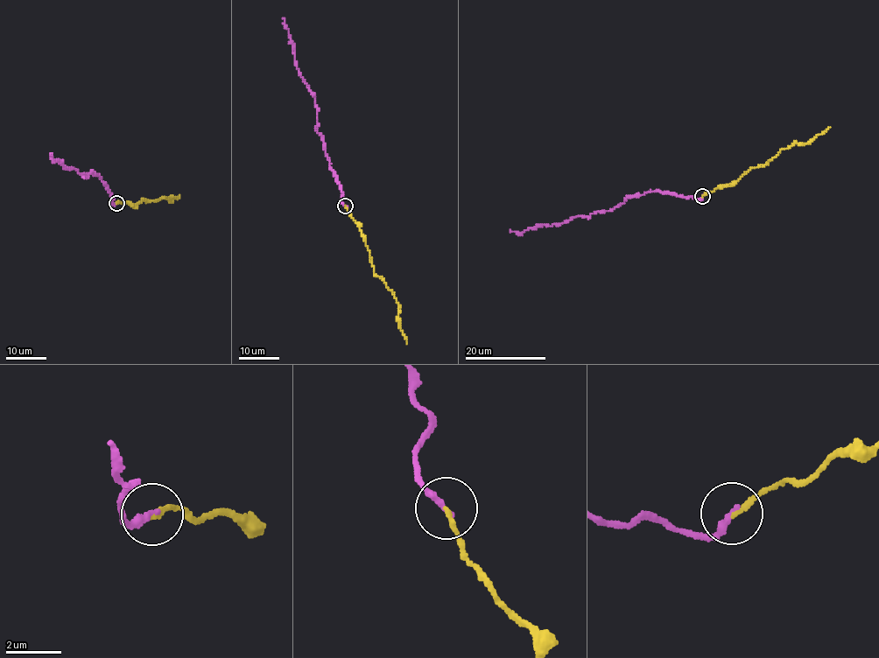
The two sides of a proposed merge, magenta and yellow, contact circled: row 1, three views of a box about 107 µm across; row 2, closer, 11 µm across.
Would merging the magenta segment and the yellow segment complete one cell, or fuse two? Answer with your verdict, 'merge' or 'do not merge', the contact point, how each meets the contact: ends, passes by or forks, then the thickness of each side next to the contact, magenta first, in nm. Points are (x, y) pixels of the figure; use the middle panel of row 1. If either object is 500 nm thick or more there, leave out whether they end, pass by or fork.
merge; at (345, 206); magenta ends there; yellow ends there; 260 nm thick on the magenta side, 180 nm on the other

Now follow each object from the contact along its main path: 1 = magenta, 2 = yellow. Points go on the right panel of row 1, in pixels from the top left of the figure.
1: (703, 195), (686, 198), (648, 192), (588, 216), (576, 215), (561, 223), (537, 225), (522, 233), (509, 230)
2: (703, 195), (720, 186), (731, 185), (752, 168), (766, 164), (782, 150), (794, 143), (809, 143), (830, 126)

